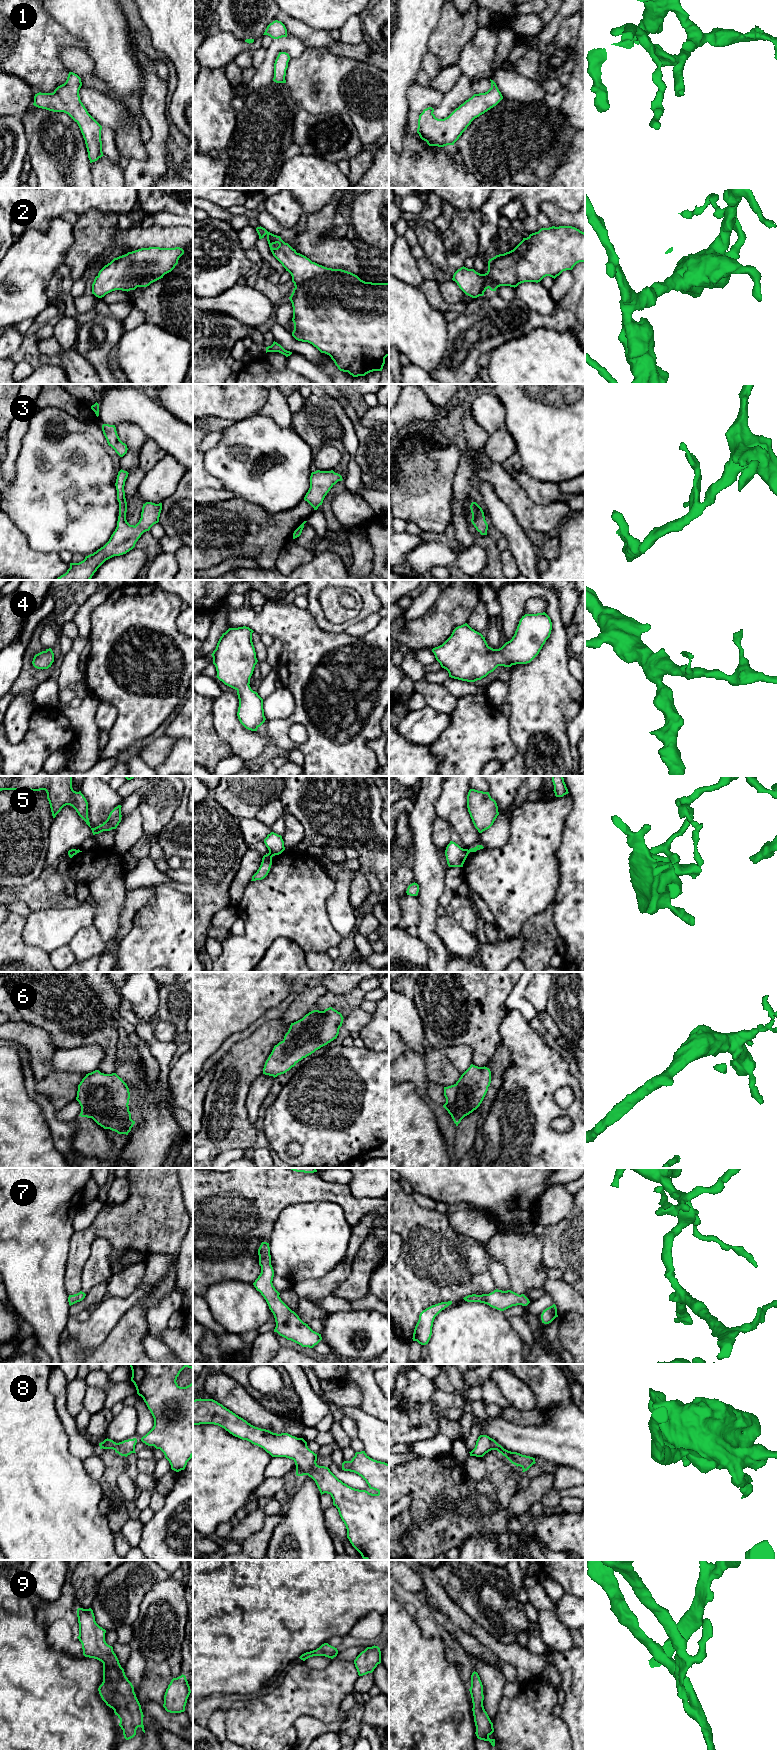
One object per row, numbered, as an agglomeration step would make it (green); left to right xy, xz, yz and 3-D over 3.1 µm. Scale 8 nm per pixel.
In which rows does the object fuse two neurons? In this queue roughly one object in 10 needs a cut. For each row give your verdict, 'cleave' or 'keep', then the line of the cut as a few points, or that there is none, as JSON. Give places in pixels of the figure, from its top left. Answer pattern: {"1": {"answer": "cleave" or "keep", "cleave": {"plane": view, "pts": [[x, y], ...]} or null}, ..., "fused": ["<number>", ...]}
{"1": {"answer": "keep", "cleave": null}, "2": {"answer": "keep", "cleave": null}, "3": {"answer": "keep", "cleave": null}, "4": {"answer": "keep", "cleave": null}, "5": {"answer": "cleave", "cleave": {"plane": "xz", "pts": [[268, 853], [272, 856]]}}, "6": {"answer": "keep", "cleave": null}, "7": {"answer": "keep", "cleave": null}, "8": {"answer": "keep", "cleave": null}, "9": {"answer": "keep", "cleave": null}, "fused": ["5"]}

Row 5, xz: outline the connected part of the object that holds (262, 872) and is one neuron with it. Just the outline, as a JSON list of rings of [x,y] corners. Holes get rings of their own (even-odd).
[[[269,853],[263,856],[261,865],[257,872],[252,876],[251,881],[262,880],[268,875],[272,865],[272,857],[273,856]]]

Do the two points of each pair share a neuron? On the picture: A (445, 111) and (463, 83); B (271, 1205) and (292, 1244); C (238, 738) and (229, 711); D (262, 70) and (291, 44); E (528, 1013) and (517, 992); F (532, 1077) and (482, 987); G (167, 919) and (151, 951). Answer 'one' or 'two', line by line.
A: one
B: two
C: one
D: one
E: one
F: two
G: one

